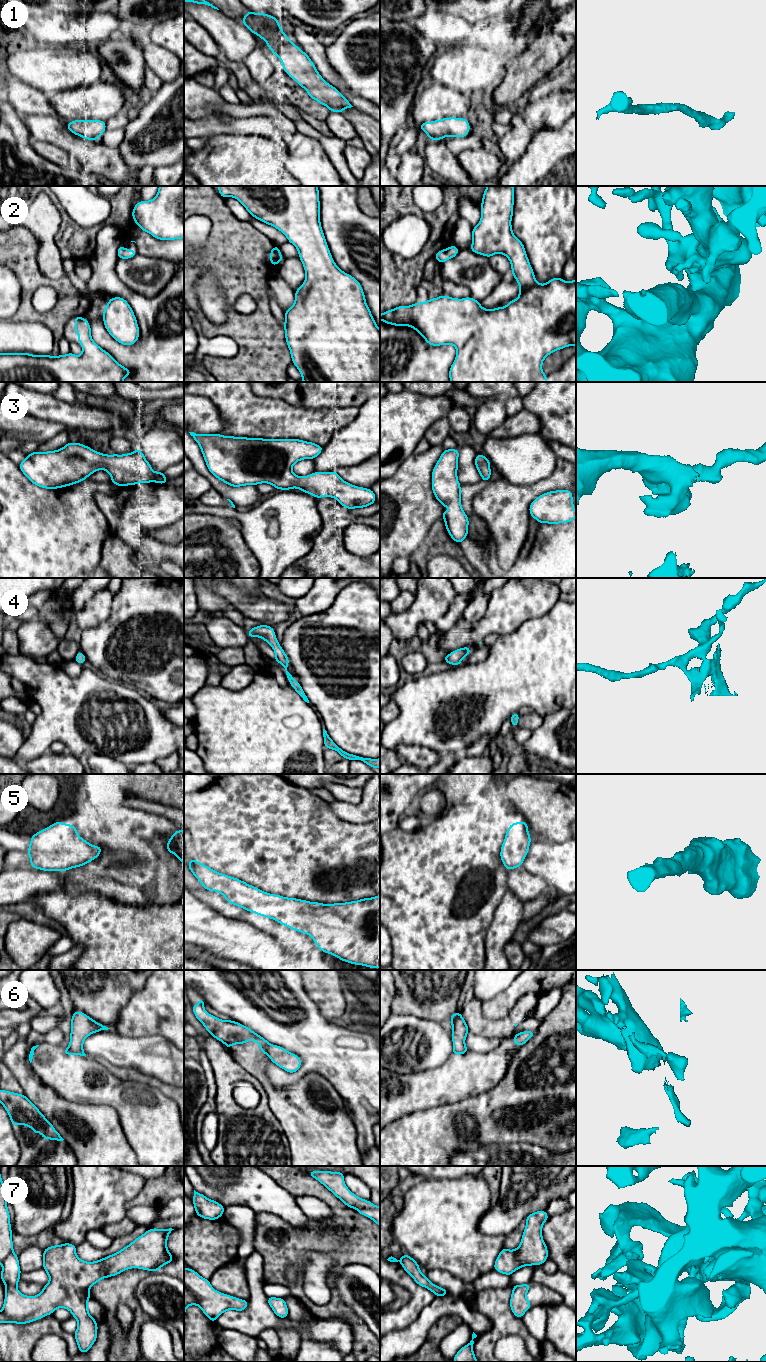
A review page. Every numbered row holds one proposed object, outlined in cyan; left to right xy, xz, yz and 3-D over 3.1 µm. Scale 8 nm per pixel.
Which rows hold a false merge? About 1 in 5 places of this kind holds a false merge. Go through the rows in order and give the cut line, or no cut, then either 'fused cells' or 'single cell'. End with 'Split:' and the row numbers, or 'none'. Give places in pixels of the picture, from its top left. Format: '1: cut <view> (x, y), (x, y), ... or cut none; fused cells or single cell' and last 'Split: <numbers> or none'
1: cut none; single cell
2: cut none; single cell
3: cut none; single cell
4: cut none; single cell
5: cut none; single cell
6: cut xz (271, 1044), (267, 1054); fused cells
7: cut none; single cell
Split: 6

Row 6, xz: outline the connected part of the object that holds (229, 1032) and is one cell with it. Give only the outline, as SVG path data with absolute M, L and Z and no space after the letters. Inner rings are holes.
M202 997L199 998L197 1005L192 1005L195 1017L203 1024L211 1036L224 1043L228 1050L231 1045L245 1044L249 1040L253 1040L260 1045L260 1051L268 1055L271 1044L267 1040L236 1021L221 1020L214 1015L208 1014L204 1005Z

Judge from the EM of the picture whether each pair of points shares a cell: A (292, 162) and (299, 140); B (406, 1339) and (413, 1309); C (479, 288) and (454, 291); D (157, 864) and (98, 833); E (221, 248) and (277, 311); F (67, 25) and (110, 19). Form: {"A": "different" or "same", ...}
{"A": "same", "B": "different", "C": "different", "D": "same", "E": "different", "F": "same"}

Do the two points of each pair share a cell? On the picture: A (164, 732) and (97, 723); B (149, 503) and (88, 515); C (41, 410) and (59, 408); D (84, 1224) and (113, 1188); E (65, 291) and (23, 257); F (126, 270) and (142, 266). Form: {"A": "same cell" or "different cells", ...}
{"A": "same cell", "B": "different cells", "C": "same cell", "D": "same cell", "E": "same cell", "F": "same cell"}

